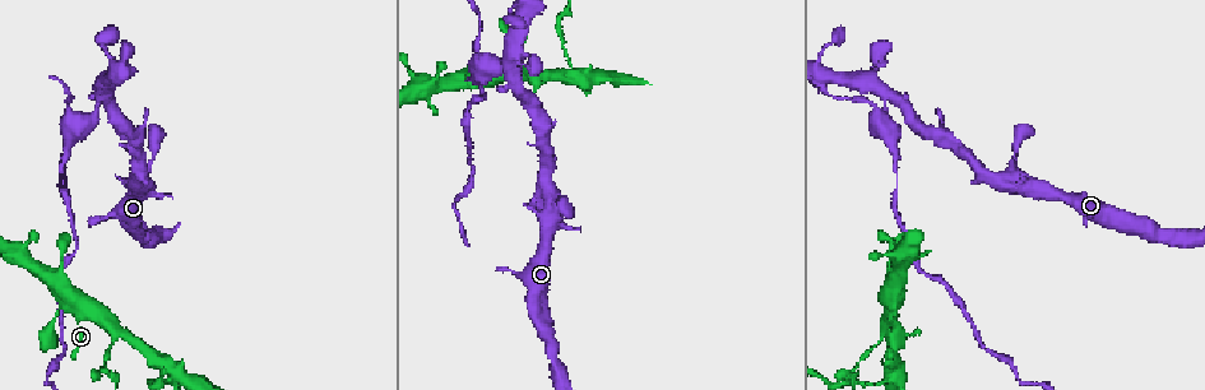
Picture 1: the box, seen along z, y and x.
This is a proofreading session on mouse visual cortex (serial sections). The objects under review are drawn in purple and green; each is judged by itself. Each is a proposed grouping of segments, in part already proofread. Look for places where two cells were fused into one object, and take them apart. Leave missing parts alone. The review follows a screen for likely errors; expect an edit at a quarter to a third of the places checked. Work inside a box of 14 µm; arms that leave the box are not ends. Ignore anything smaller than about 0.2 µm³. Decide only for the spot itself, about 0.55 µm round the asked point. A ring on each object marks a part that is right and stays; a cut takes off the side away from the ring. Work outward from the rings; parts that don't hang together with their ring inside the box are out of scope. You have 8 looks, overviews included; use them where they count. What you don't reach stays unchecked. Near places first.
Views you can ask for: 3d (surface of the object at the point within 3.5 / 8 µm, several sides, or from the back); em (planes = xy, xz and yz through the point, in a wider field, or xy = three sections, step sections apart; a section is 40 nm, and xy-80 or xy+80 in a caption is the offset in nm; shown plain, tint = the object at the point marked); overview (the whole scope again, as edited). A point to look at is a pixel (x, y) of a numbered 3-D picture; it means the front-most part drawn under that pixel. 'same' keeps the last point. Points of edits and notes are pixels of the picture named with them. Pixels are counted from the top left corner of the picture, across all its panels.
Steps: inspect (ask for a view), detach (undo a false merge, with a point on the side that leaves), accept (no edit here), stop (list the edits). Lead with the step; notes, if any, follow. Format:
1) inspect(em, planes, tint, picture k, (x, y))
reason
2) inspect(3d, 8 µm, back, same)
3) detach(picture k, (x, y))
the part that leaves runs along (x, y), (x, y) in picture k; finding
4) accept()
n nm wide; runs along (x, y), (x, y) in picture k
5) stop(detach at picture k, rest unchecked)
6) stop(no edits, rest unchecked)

inspect(3d, 3.5 µm, back, picture 1, (551, 198))
a fork

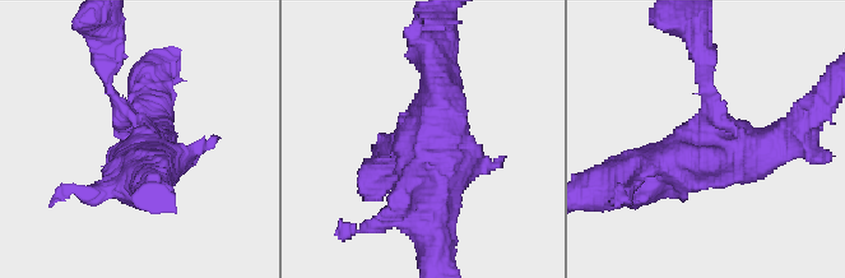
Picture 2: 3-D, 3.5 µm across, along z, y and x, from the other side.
inspect(em, xy, step 2, plain, picture 2, (713, 159))
need the tissue

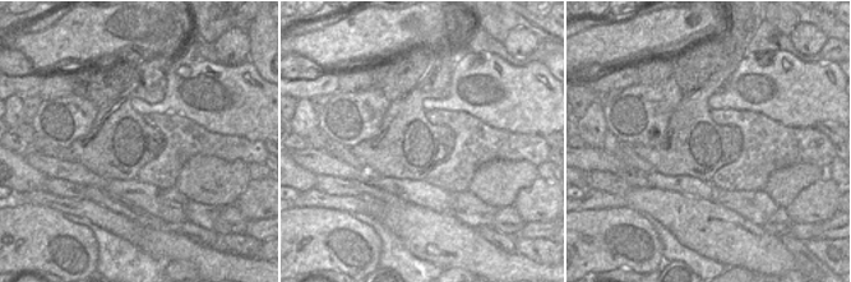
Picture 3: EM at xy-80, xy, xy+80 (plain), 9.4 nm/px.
inspect(em, xy, step 2, tint, same)

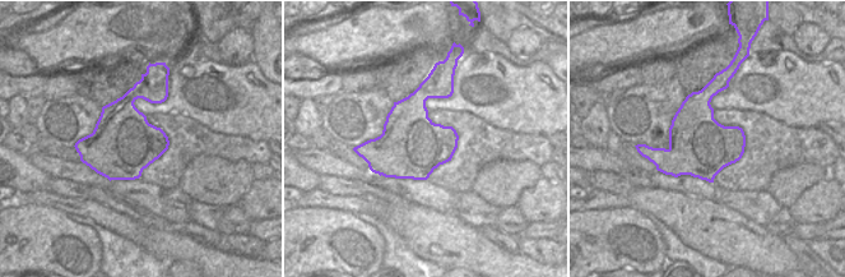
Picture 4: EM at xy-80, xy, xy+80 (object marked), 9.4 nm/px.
accept()
runs along (634, 179), (790, 135) in picture 2; continuous, no second cell

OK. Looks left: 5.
inspect(3d, 8 µm, picture 1, (585, 80))
four arms meet

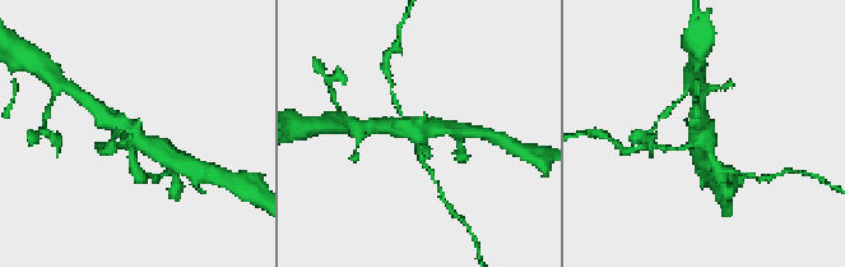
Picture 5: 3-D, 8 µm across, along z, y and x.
inspect(em, xy, step 3, tint, picture 5, (698, 135))
4 arms; arms of 150, 200, 400, 450 nm; shape alone is not enough

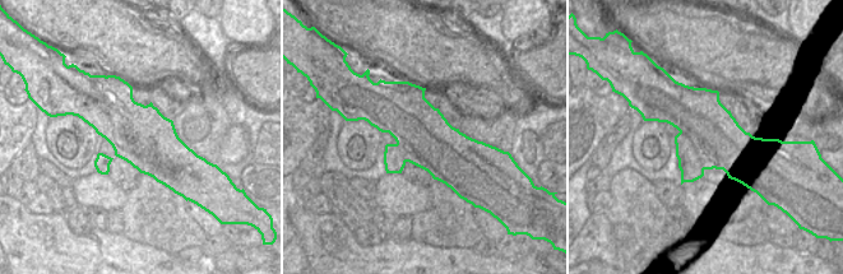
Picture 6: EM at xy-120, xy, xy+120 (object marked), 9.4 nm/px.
detach(picture 5, (138, 174))
a second cell is stuck on

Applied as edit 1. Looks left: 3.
inspect(3d, 3.5 µm, picture 1, (484, 60))

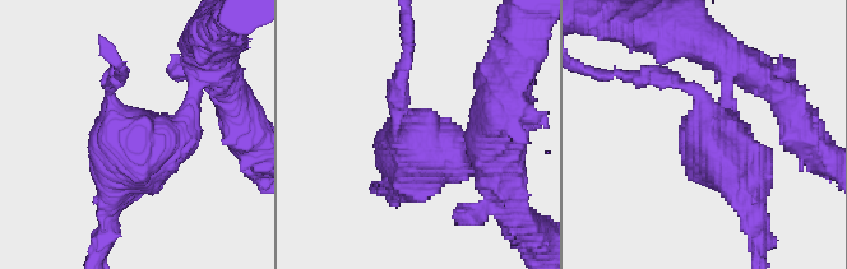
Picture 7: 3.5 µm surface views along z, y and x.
inspect(em, xy, step 2, tint, picture 7, (707, 129))

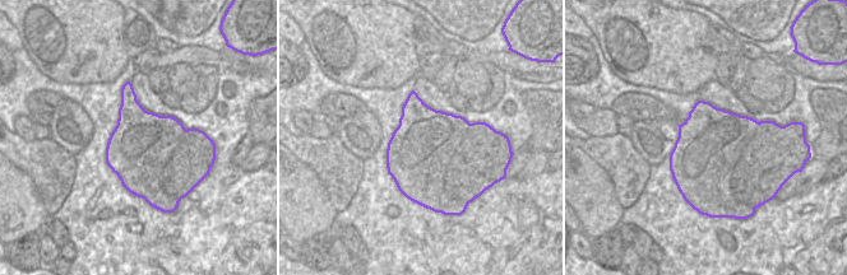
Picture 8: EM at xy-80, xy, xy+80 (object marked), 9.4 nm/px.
detach(picture 7, (754, 159))
the part that leaves runs along (729, 158), (749, 190), (758, 256) in picture 7; two cells meet here

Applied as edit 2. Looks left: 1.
stop(detach at picture 5, detach at picture 7, rest unchecked)

